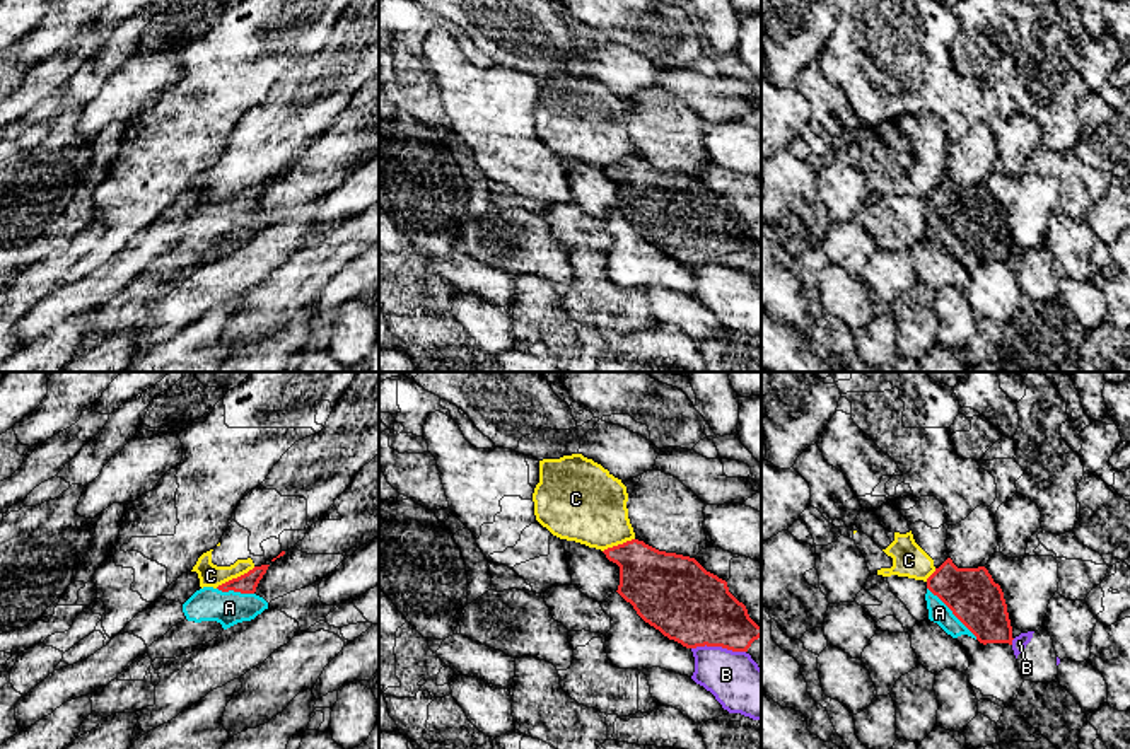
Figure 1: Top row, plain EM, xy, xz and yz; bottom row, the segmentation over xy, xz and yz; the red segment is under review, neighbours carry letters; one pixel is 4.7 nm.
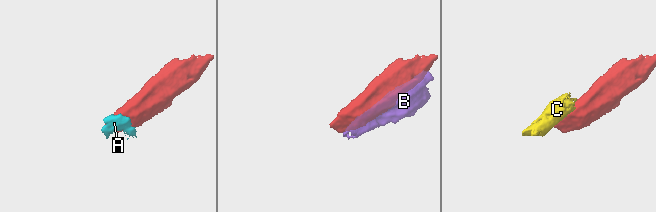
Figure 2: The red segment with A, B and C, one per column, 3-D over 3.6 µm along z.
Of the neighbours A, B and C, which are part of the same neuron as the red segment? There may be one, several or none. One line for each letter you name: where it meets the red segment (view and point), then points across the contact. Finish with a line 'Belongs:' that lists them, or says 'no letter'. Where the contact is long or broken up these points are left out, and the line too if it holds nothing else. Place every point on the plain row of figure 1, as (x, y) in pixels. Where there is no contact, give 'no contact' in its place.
A: contact yz (953, 231)
Belongs: A

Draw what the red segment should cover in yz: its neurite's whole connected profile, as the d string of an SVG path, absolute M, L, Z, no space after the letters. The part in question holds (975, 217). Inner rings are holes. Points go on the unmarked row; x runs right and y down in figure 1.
M947 176L927 196L929 237L947 253L968 253L980 261L1012 263L1012 244L1004 210L985 184L958 186Z

